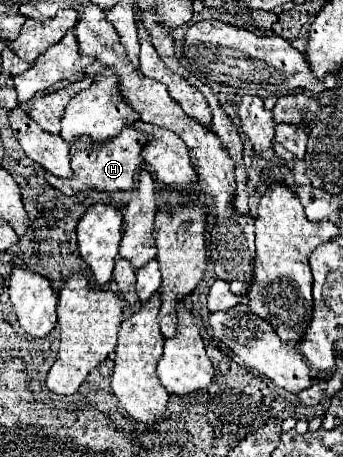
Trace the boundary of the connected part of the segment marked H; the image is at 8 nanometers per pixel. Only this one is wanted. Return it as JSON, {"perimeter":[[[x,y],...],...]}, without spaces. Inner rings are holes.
{"perimeter":[[[125,126],[107,146],[101,146],[99,150],[80,150],[77,146],[71,146],[71,168],[73,176],[71,178],[57,178],[51,172],[45,172],[45,180],[63,192],[65,196],[73,196],[77,192],[85,190],[101,190],[101,192],[115,192],[115,190],[131,190],[131,184],[135,180],[135,168],[143,166],[141,158],[141,146],[145,144],[145,134]]]}

